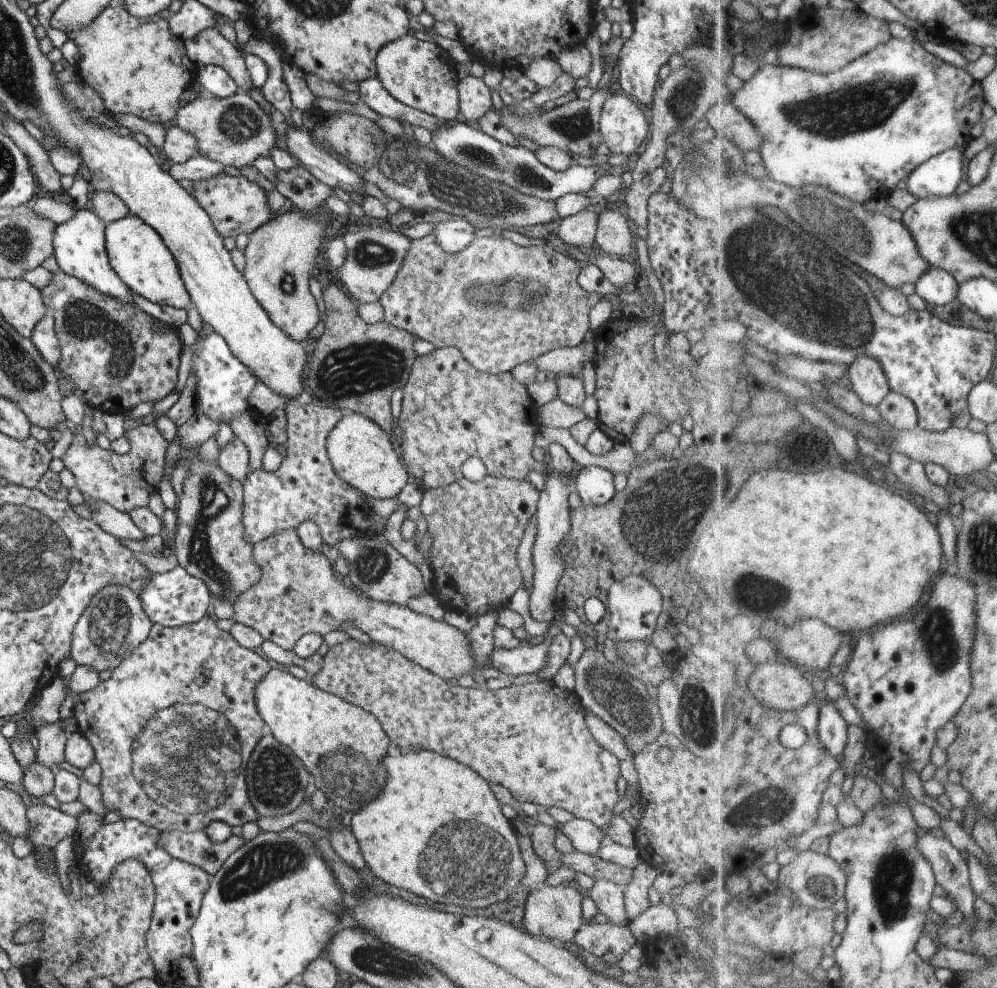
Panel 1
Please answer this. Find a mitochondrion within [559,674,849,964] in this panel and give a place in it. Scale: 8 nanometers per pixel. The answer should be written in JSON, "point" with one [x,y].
{"point":[783,801]}

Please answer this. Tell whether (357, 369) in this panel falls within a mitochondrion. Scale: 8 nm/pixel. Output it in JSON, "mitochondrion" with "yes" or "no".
{"mitochondrion":"yes"}

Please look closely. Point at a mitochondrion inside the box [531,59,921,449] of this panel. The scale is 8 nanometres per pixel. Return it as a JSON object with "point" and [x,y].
{"point":[818,306]}

